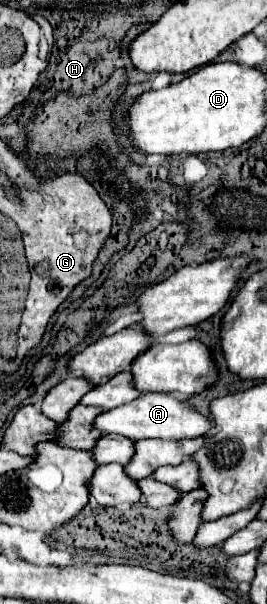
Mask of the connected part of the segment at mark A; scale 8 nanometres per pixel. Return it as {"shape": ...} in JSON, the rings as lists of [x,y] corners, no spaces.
{"shape":[[[143,394],[135,402],[129,402],[125,406],[113,408],[109,412],[103,412],[97,416],[95,426],[105,434],[123,434],[133,440],[141,438],[161,438],[161,440],[185,440],[185,438],[199,438],[207,436],[213,428],[211,420],[197,412],[189,402],[179,400],[171,394]]]}

